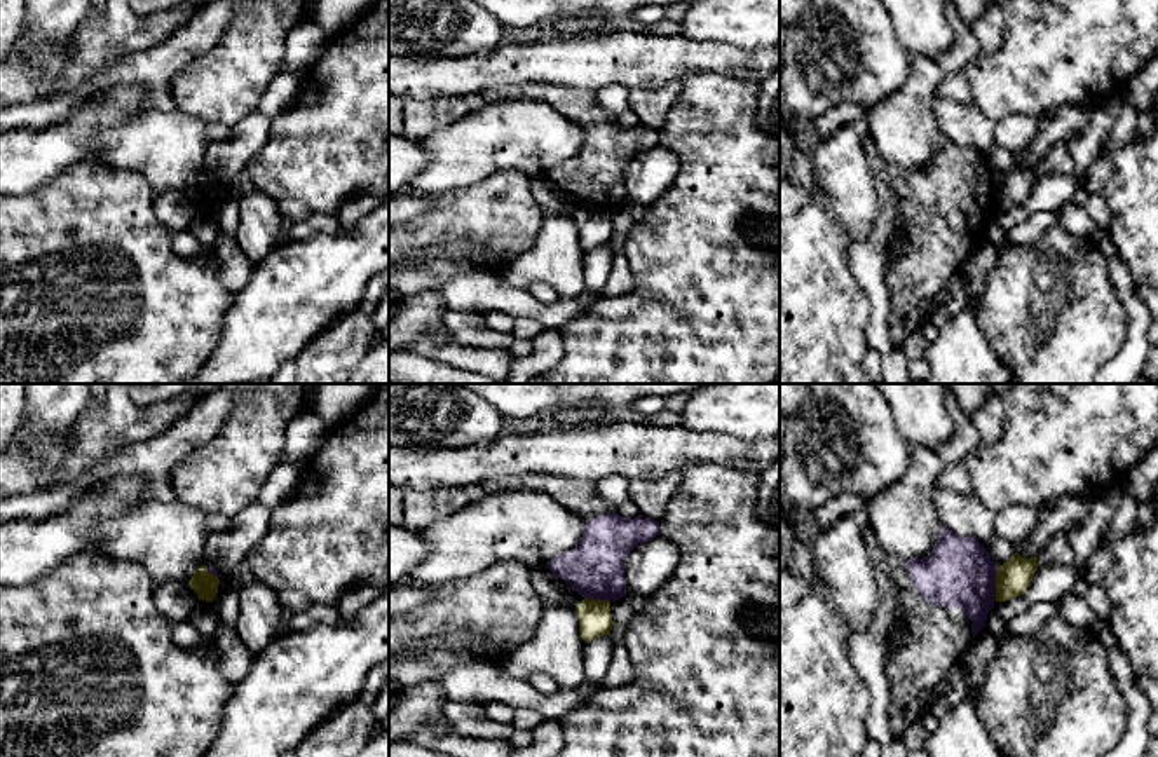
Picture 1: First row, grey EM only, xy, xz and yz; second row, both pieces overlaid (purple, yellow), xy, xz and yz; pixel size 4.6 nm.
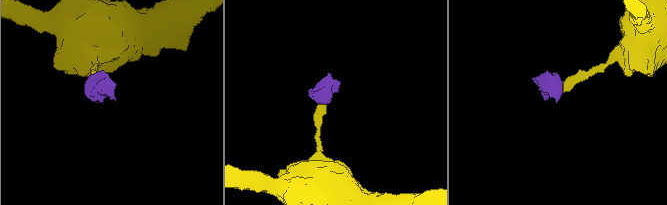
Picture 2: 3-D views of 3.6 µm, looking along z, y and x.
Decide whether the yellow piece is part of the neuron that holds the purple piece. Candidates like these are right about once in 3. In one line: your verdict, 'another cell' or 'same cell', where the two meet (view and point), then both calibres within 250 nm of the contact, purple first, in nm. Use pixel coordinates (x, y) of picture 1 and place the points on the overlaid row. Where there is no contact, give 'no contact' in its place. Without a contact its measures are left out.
another cell; contact yz (994, 585); calibres 320 and 160 nm

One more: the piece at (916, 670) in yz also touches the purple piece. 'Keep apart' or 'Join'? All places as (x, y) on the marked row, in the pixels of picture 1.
Join

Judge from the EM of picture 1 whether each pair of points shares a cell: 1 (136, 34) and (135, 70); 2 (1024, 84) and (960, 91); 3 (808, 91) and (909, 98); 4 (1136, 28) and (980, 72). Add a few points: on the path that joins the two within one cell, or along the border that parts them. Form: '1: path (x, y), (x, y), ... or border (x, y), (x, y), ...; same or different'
1: border (171, 35), (156, 46), (119, 60), (98, 74); different
2: border (980, 53), (967, 67), (970, 102); different
3: border (911, 61), (907, 79), (869, 110); different
4: path (1097, 28), (1078, 28), (1035, 72), (1019, 72); same

